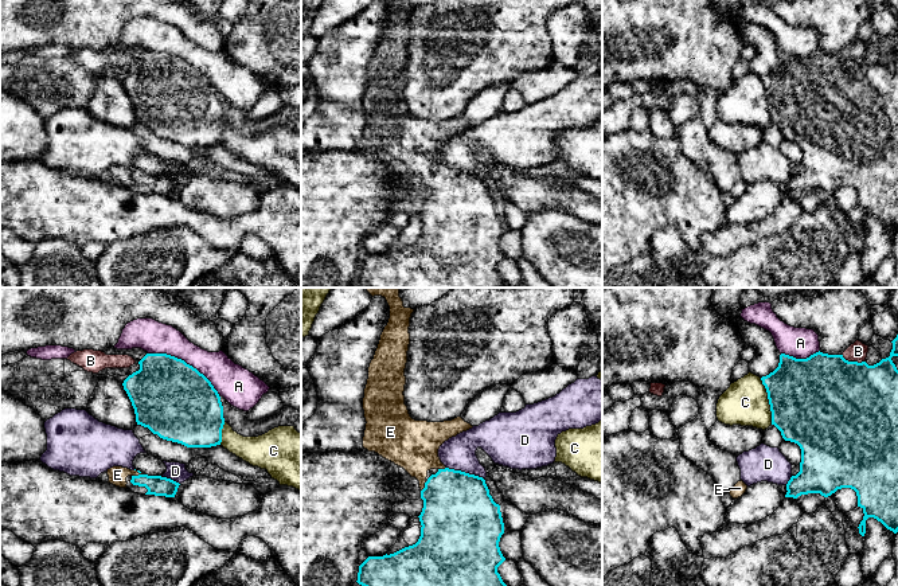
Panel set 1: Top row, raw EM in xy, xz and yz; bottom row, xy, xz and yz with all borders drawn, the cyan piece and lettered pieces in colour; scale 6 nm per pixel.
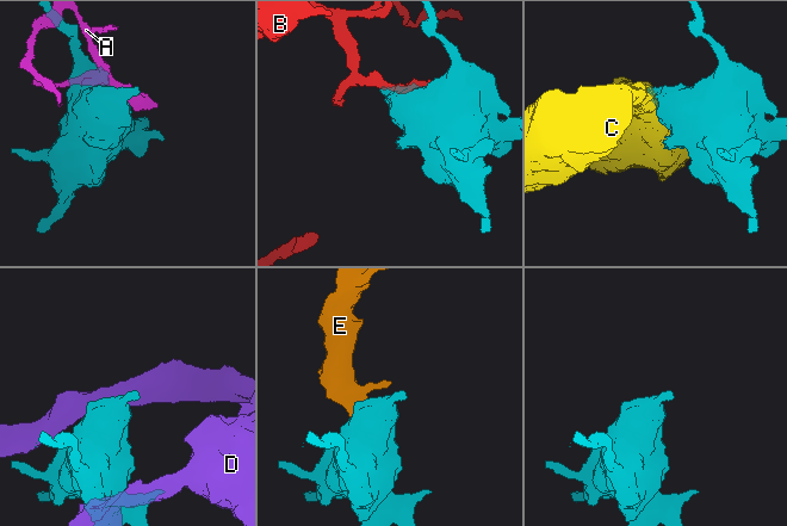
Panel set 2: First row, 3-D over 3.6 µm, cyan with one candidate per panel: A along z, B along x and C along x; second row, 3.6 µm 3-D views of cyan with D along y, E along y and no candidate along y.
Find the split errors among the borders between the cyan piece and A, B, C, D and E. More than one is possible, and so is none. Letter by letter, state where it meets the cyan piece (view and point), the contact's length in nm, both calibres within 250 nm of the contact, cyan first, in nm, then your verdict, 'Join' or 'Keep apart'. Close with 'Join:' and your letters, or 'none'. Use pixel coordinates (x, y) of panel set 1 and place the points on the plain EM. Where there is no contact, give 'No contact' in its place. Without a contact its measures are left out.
A: Touches cyan at xy (184, 61). Shared border 500 nm. Thickness 460 nm (cyan) against 190 nm. Keep apart
B: Touches cyan at yz (852, 61). Shared border 140 nm. Thickness 500 nm (cyan) against 110 nm. Keep apart
C: Touches cyan at yz (769, 100). Shared border 280 nm. Thickness 500 nm (cyan) against 280 nm. Keep apart
D: Touches cyan at xz (464, 171). Shared border 240 nm. Thickness 440 nm (cyan) against 200 nm. Keep apart
E: Touches cyan at xy (139, 174). Shared border 70 nm. Thickness 120 nm (cyan) against 110 nm. Join
Join: E

